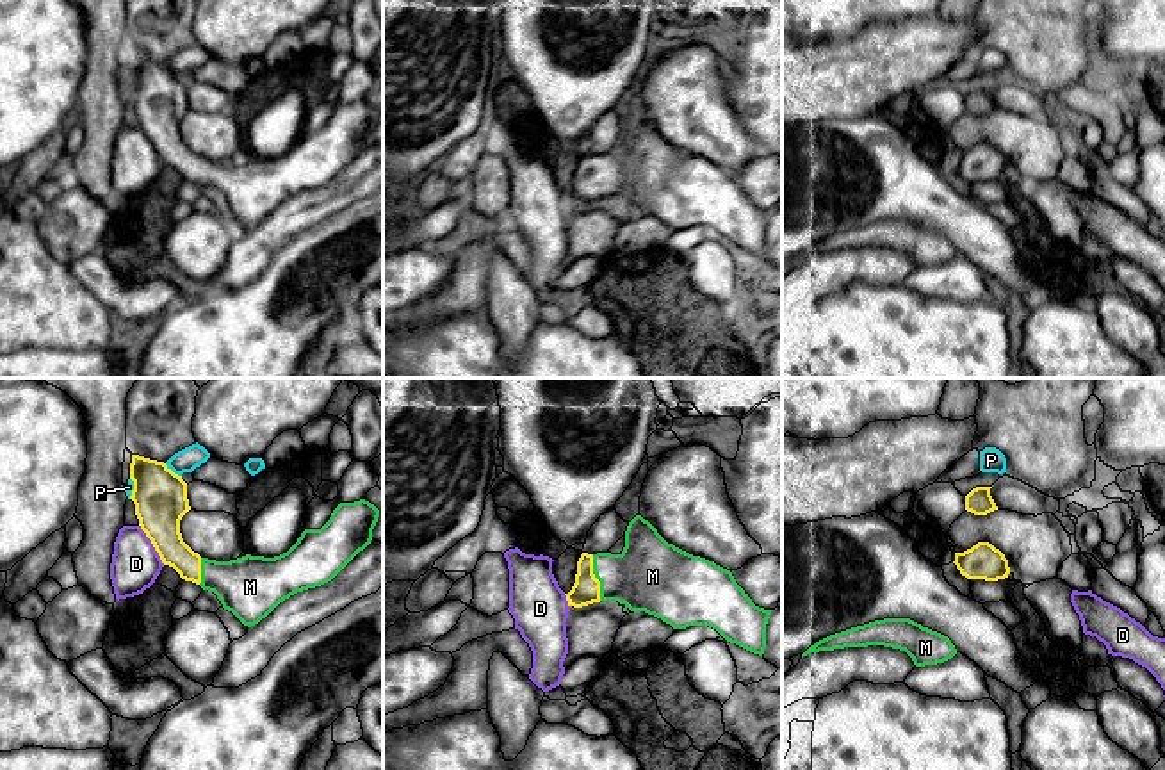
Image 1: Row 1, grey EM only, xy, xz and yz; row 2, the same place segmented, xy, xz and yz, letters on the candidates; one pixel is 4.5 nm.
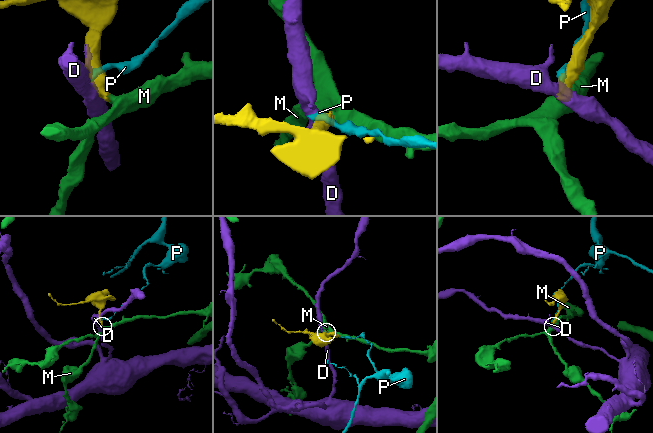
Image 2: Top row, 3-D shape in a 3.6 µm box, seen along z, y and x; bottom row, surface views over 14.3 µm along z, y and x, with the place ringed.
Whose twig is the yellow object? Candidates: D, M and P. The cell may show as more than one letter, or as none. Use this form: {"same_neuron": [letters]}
{"same_neuron": ["M"]}

